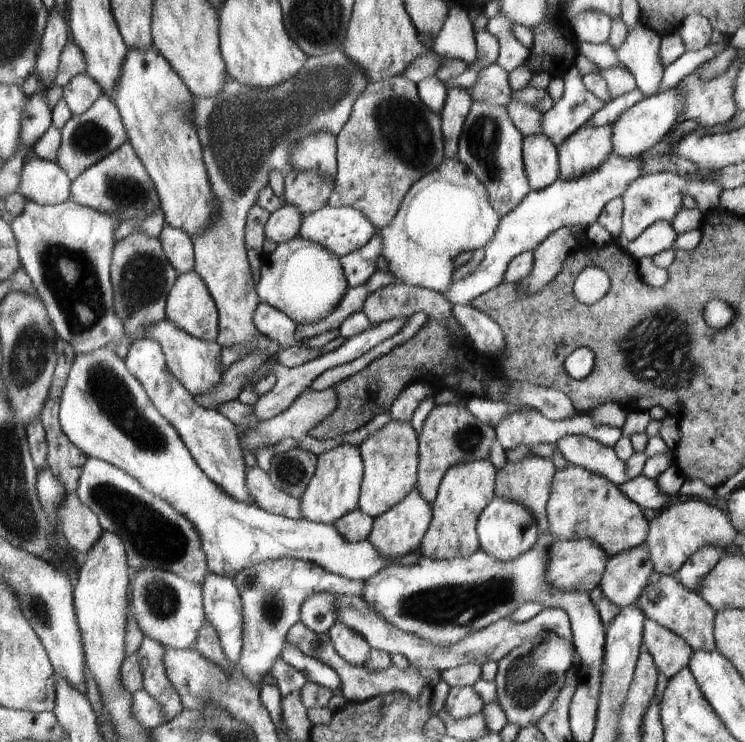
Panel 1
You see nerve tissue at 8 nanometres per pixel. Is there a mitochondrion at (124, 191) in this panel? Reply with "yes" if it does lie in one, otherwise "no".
yes

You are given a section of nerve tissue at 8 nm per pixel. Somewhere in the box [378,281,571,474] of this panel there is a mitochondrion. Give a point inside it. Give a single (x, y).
(468, 438)

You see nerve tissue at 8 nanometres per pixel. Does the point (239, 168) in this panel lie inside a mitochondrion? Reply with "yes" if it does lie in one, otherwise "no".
yes

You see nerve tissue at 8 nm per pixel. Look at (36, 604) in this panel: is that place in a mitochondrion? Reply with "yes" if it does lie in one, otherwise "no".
yes

